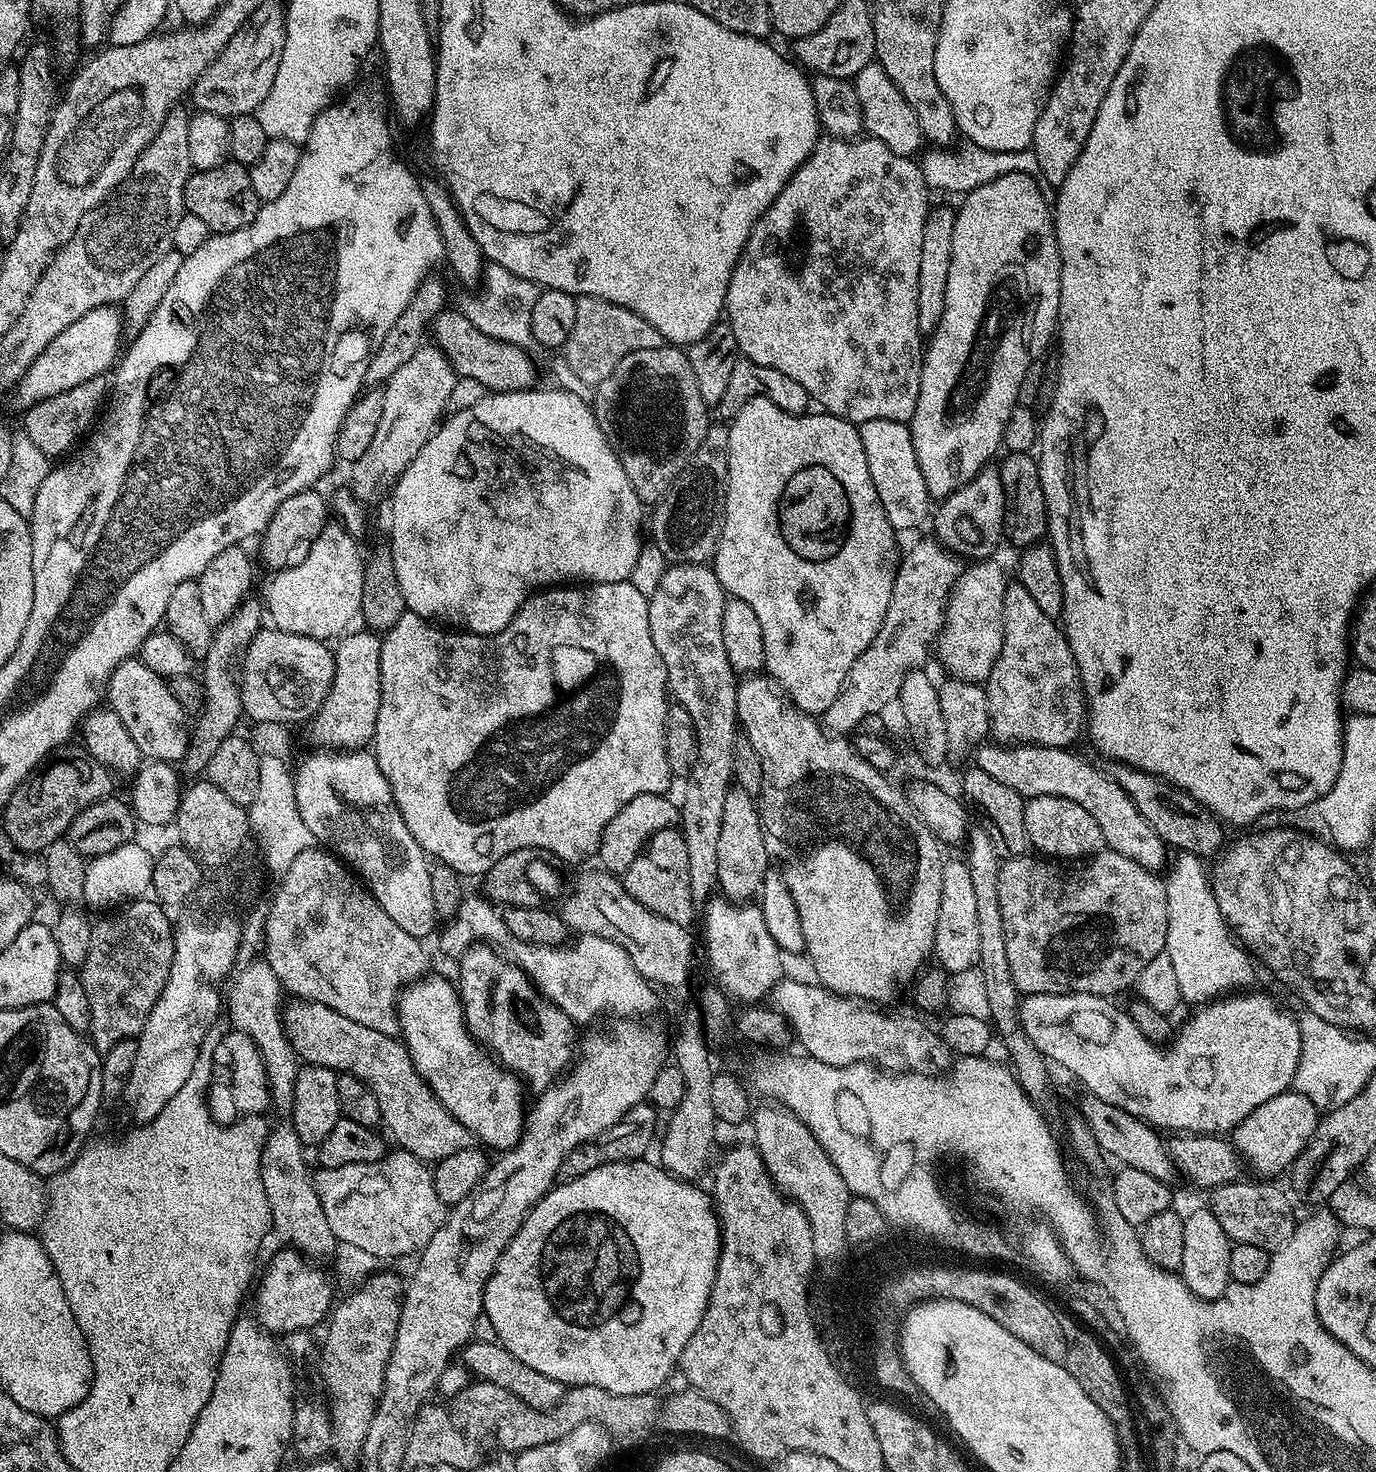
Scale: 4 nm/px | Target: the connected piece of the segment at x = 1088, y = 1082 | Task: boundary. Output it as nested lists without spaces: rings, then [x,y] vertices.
[[[1248,990],[1243,994],[1228,994],[1197,1007],[1193,1011],[1196,1013],[1181,1028],[1179,1025],[1175,1035],[1163,1046],[1146,1034],[1142,1034],[1142,1030],[1138,1030],[1138,1026],[1134,1026],[1132,1017],[1128,1015],[1127,1011],[1123,1007],[1115,1008],[1112,1005],[1115,1003],[1111,999],[1077,992],[1024,996],[1020,1001],[1020,1025],[1024,1027],[1024,1033],[1030,1038],[1030,1042],[1034,1042],[1034,1046],[1038,1046],[1038,1050],[1042,1050],[1042,1054],[1047,1056],[1053,1065],[1061,1064],[1066,1071],[1073,1072],[1088,1087],[1085,1089],[1091,1095],[1102,1098],[1102,1102],[1110,1102],[1110,1106],[1118,1106],[1122,1110],[1134,1114],[1157,1130],[1173,1128],[1171,1131],[1176,1134],[1228,1134],[1233,1128],[1237,1128],[1255,1108],[1262,1106],[1262,1102],[1270,1102],[1270,1098],[1289,1091],[1293,1087],[1292,1079],[1298,1068],[1302,1050],[1299,1019],[1295,1015],[1292,1017],[1286,1009],[1280,1008],[1279,1002],[1274,997],[1267,996],[1264,992],[1252,991]]]

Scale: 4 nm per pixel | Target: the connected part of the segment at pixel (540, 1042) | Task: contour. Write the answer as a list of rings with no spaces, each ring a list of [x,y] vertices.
[[[473,944],[459,960],[458,991],[470,1034],[488,1049],[501,1068],[520,1077],[531,1091],[533,1088],[533,1093],[539,1094],[557,1083],[577,1055],[578,1025],[541,996],[527,974],[505,960],[495,948]]]

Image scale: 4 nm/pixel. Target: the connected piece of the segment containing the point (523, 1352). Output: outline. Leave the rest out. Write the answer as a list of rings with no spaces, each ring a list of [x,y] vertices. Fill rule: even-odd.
[[[641,1158],[614,1162],[598,1166],[598,1170],[590,1170],[590,1174],[579,1176],[576,1180],[557,1183],[524,1217],[523,1226],[501,1254],[484,1291],[483,1315],[494,1326],[500,1345],[510,1350],[518,1362],[526,1362],[530,1370],[538,1370],[540,1374],[546,1374],[566,1386],[593,1384],[614,1394],[656,1392],[667,1382],[668,1375],[677,1371],[683,1348],[702,1322],[708,1299],[711,1298],[712,1283],[720,1264],[720,1217],[716,1214],[711,1195],[705,1189],[703,1192],[695,1188],[695,1183],[680,1179],[665,1171],[659,1163],[651,1164],[650,1161]]]

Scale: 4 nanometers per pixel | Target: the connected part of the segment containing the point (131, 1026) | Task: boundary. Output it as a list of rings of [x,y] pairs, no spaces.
[[[141,898],[129,901],[121,910],[93,925],[84,964],[78,972],[90,1003],[90,1039],[102,1056],[118,1042],[140,1035],[173,964],[175,929],[167,909],[154,898]]]

